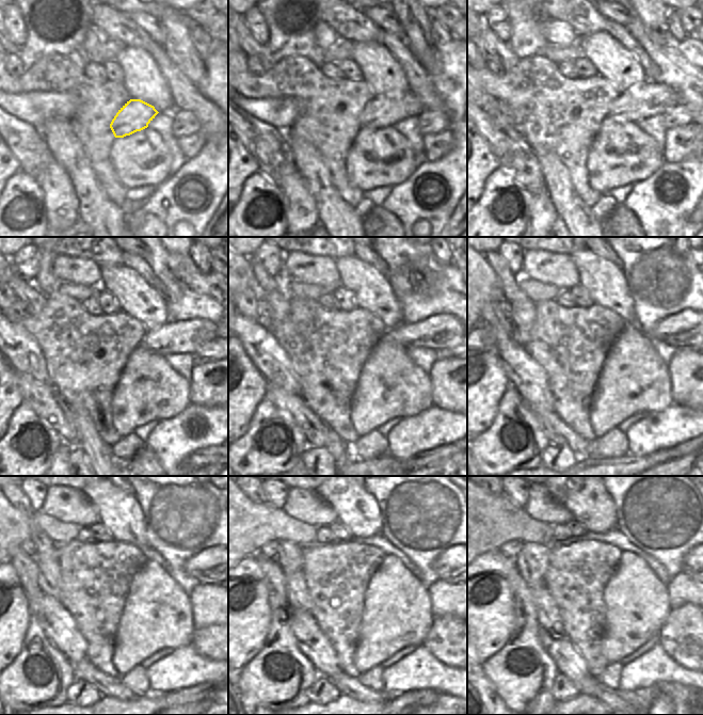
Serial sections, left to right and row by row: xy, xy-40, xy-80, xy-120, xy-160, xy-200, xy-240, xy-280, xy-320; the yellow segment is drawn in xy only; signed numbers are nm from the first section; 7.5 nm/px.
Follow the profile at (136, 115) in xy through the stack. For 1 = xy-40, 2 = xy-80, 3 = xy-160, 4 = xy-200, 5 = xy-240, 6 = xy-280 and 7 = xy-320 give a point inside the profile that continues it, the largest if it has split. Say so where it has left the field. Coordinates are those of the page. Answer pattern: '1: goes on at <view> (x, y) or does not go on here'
1: goes on at xy-40 (381, 111)
2: goes on at xy-80 (638, 102)
3: goes on at xy-160 (445, 331)
4: goes on at xy-200 (684, 329)
5: goes on at xy-240 (206, 567)
6: goes on at xy-280 (445, 567)
7: goes on at xy-320 (684, 568)

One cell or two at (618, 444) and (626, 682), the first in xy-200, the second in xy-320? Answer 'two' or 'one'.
two

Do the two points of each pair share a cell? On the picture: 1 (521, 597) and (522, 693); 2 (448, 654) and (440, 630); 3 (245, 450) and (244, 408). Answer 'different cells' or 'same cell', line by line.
1: same cell
2: same cell
3: different cells

